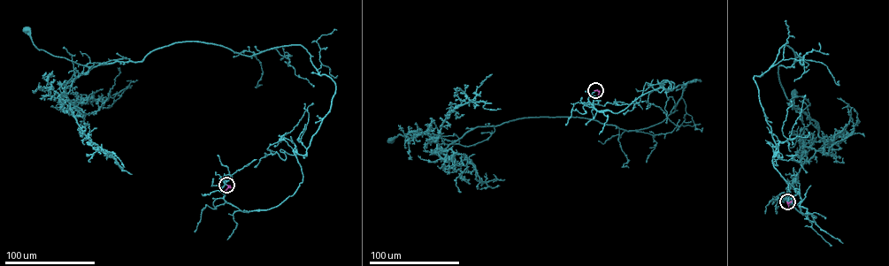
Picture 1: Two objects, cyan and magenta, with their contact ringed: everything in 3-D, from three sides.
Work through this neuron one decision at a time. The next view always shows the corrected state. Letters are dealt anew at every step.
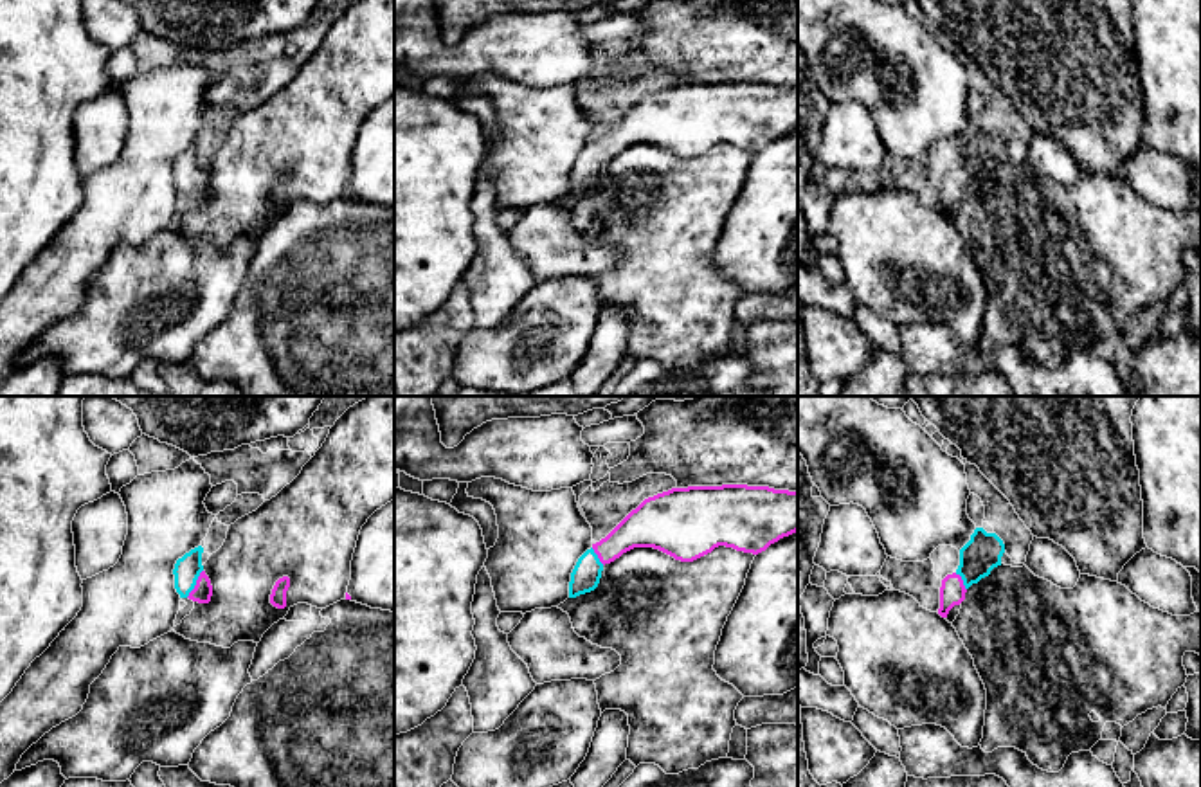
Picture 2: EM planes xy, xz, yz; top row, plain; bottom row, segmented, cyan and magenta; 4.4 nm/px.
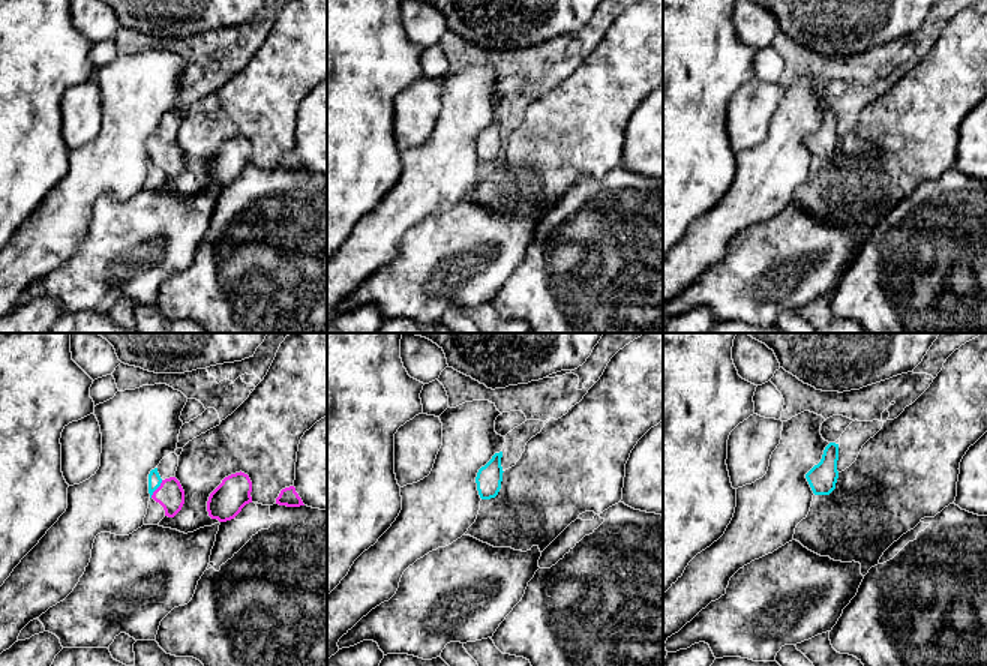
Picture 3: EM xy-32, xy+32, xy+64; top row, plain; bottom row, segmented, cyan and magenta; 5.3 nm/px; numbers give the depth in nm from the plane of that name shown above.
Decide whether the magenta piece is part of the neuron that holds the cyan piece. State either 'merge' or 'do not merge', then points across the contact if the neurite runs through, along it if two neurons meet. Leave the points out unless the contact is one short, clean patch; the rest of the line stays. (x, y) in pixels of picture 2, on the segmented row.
merge; runs through xy (186, 571), (195, 584), (202, 591)

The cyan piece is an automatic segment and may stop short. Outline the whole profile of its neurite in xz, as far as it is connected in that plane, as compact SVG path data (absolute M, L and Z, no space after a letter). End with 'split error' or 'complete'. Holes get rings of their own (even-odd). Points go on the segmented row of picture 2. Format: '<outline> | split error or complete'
M747 484L672 488L645 499L605 538L578 558L571 573L569 598L594 591L603 565L634 547L654 547L675 560L693 562L718 546L758 555L796 531L798 492Z | split error

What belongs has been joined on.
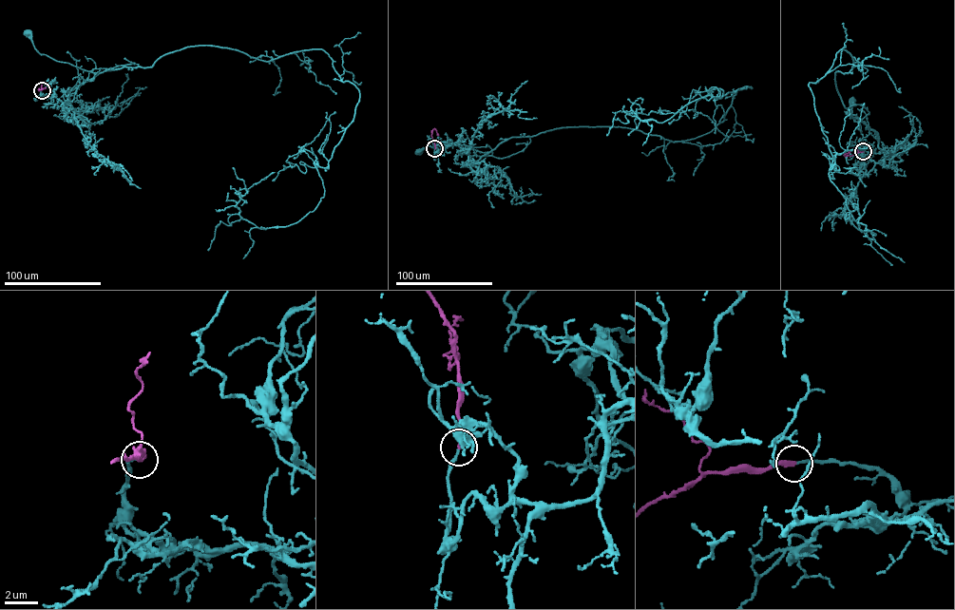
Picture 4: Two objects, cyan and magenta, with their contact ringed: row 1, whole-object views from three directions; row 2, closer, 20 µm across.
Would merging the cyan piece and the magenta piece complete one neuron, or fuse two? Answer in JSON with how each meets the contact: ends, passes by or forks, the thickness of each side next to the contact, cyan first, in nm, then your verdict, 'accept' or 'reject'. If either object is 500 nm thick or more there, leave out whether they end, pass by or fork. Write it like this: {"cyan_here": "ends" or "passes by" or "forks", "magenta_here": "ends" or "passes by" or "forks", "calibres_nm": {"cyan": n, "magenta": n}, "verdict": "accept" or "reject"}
{"cyan_here": "ends", "magenta_here": "ends", "calibres_nm": {"cyan": 140, "magenta": 200}, "verdict": "accept"}

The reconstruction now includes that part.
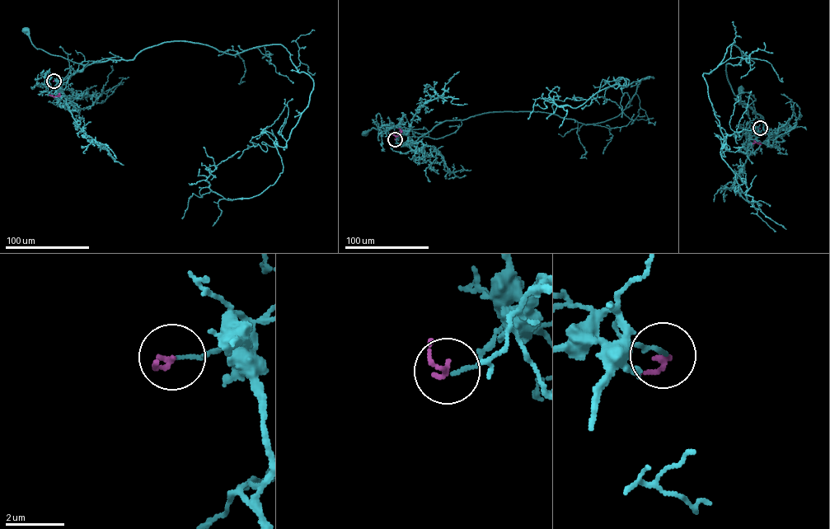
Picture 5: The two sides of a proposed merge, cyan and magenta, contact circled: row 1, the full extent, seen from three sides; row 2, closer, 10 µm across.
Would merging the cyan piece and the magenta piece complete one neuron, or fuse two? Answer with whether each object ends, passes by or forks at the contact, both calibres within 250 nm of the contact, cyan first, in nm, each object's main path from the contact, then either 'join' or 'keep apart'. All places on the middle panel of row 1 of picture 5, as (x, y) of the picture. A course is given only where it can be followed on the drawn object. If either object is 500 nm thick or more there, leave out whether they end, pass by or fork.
cyan ends; magenta ends; calibres 120 and 180 nm; course cyan (395, 139), (406, 133), (405, 146), (403, 142), (424, 135), (404, 127), (372, 128), (363, 133); course magenta (395, 139), (394, 135), (397, 136), (401, 132), (398, 128); keep apart

